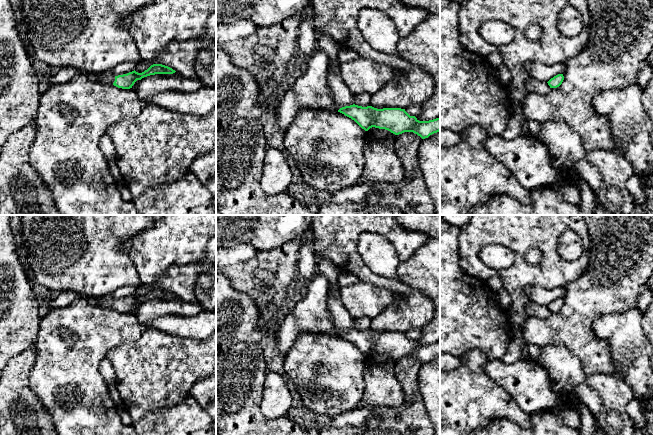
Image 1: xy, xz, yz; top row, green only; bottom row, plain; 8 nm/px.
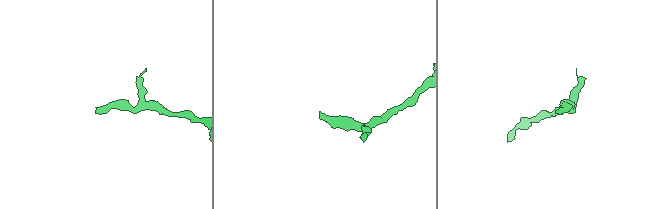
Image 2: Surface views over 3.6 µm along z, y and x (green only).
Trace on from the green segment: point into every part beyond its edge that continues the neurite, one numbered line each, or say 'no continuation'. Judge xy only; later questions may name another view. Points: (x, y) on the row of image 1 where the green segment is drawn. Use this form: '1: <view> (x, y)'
1: xy (64, 74)

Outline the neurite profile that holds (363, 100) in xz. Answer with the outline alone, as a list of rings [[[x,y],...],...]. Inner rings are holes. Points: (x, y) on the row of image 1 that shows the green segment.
[[[367,93],[353,94],[354,104],[362,107],[370,105],[371,95]]]

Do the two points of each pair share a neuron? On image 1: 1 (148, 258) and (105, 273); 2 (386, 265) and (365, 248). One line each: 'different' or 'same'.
1: different
2: same

